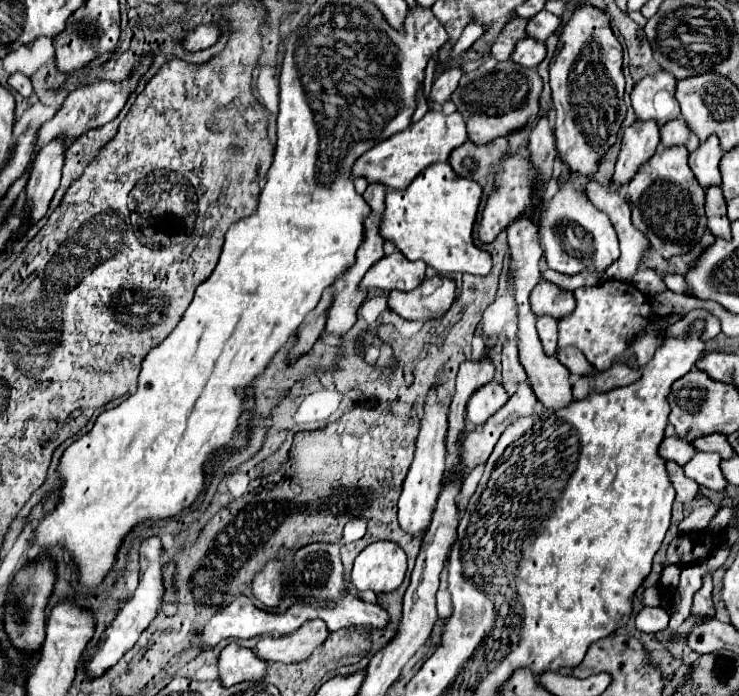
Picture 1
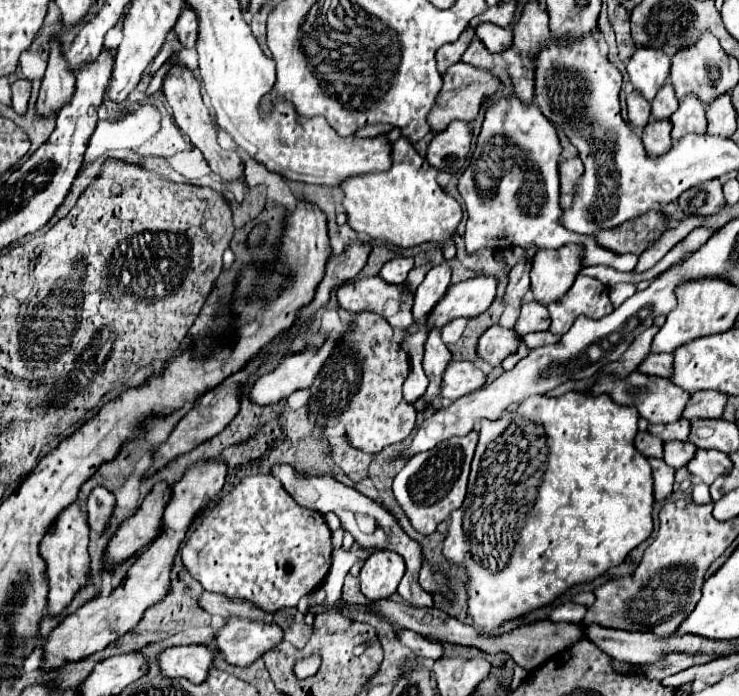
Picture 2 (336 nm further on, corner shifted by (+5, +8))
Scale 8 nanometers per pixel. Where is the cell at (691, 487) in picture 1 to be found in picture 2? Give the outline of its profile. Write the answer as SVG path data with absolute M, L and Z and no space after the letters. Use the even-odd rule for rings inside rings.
M648 459L652 465L652 475L654 475L654 499L656 501L664 501L674 487L674 469L670 469L664 459Z

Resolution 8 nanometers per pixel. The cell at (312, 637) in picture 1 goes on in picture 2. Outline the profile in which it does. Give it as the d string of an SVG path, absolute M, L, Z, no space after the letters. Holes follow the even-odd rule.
M228 617L224 629L216 633L216 647L232 665L246 667L266 651L280 645L284 629L276 623L258 623L238 617Z

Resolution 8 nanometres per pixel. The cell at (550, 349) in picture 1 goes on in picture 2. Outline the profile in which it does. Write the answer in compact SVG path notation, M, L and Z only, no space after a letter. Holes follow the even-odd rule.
M530 301L530 303L524 303L522 305L522 311L520 311L520 317L514 325L516 333L518 335L526 335L526 333L532 333L532 331L546 331L550 327L550 317L548 317L548 309L536 301Z

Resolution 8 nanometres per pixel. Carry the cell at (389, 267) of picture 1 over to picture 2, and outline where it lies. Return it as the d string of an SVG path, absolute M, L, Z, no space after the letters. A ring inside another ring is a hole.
M396 257L388 263L382 265L380 269L380 277L388 283L404 283L408 277L408 271L414 267L414 259L412 257Z

